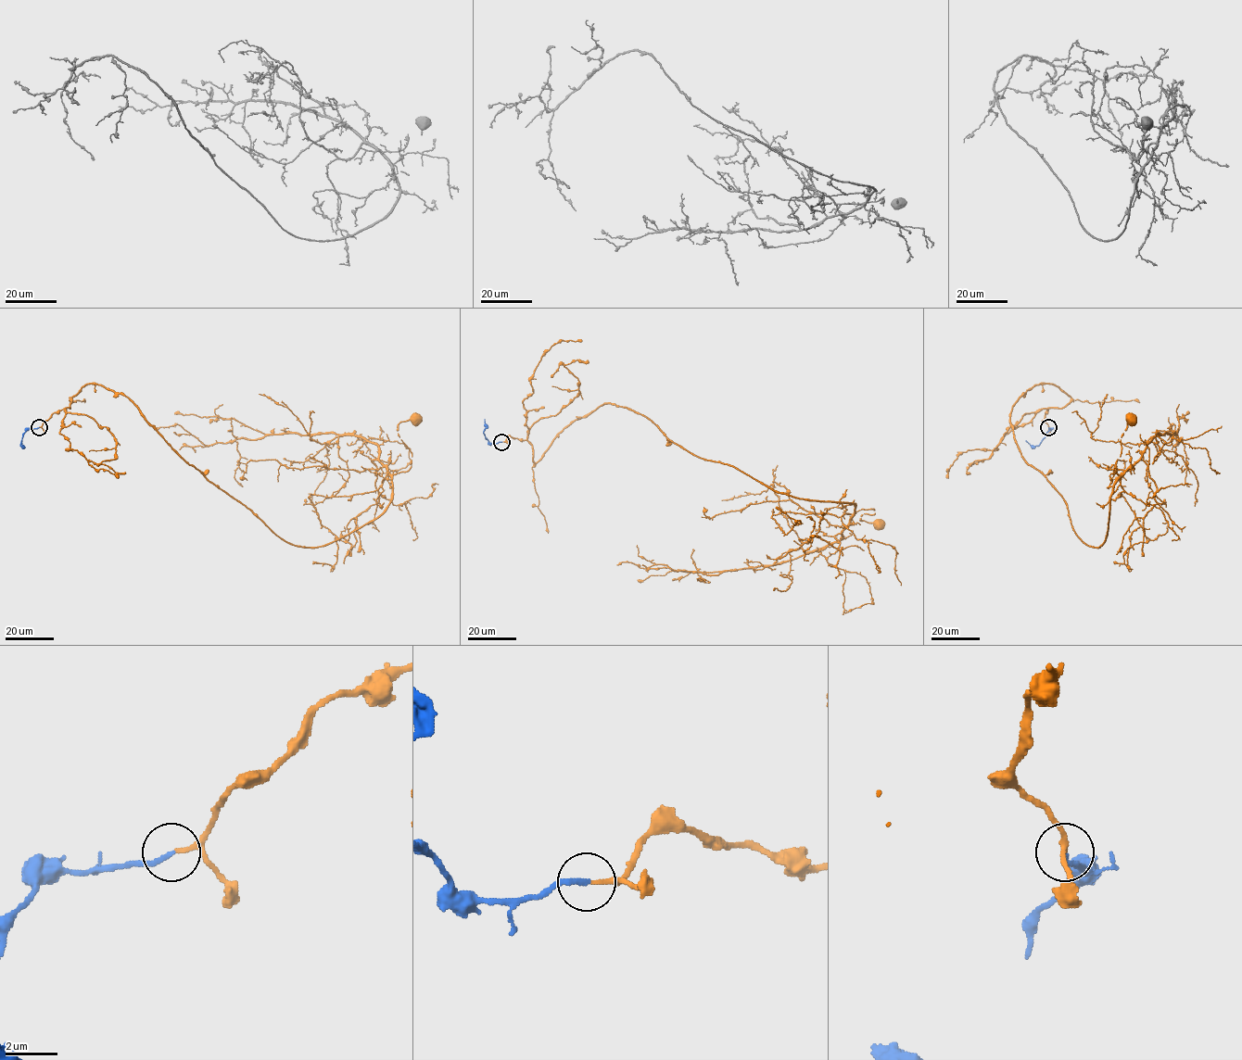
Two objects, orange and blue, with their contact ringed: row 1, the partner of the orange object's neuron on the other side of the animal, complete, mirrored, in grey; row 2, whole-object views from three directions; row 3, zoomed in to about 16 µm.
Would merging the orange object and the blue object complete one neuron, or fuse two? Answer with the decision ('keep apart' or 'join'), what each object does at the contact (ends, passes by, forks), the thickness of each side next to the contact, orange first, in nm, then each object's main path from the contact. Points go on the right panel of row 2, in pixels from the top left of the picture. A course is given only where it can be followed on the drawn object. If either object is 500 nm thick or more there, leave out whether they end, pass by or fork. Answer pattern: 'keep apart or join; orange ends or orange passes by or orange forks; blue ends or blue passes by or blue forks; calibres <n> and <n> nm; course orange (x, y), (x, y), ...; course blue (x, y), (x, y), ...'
join; orange passes by; blue ends; calibres 120 and 200 nm; course orange (1048, 427), (1046, 410), (1070, 398), (1036, 384), (1012, 408), (1014, 440), (1095, 547), (1131, 420); course blue (1048, 427), (1050, 429), (1038, 446), (1032, 446), (1025, 440)

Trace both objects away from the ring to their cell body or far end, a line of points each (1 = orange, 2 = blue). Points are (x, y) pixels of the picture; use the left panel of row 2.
1: (39, 427), (85, 384), (123, 394), (189, 464), (309, 547), (387, 506), (411, 456), (398, 426), (416, 420)
2: (38, 427), (28, 429), (24, 434), (22, 447), (21, 440)

